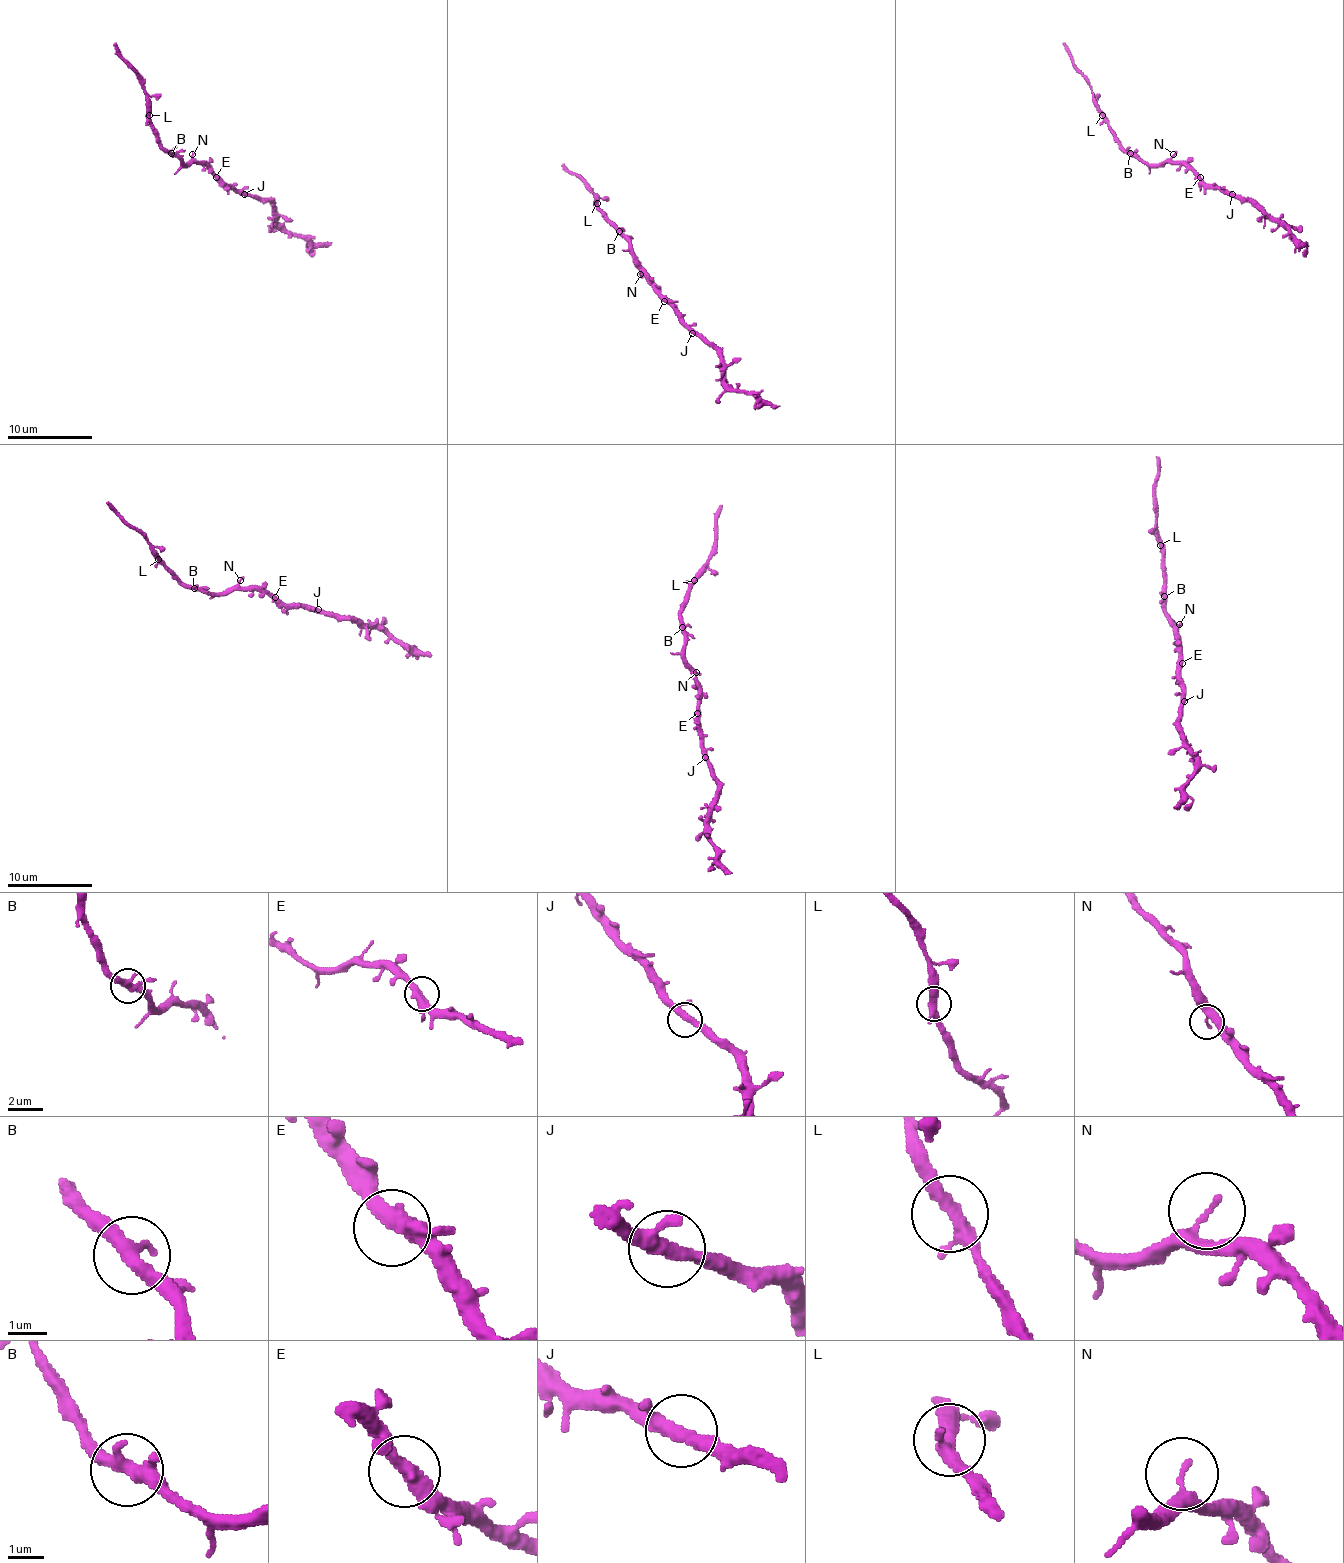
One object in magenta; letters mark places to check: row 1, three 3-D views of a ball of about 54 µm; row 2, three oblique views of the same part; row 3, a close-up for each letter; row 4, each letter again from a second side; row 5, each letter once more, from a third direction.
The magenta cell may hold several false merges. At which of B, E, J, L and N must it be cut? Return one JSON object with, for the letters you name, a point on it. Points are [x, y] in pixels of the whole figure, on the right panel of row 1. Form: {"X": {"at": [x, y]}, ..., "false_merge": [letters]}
{"false_merge": []}

